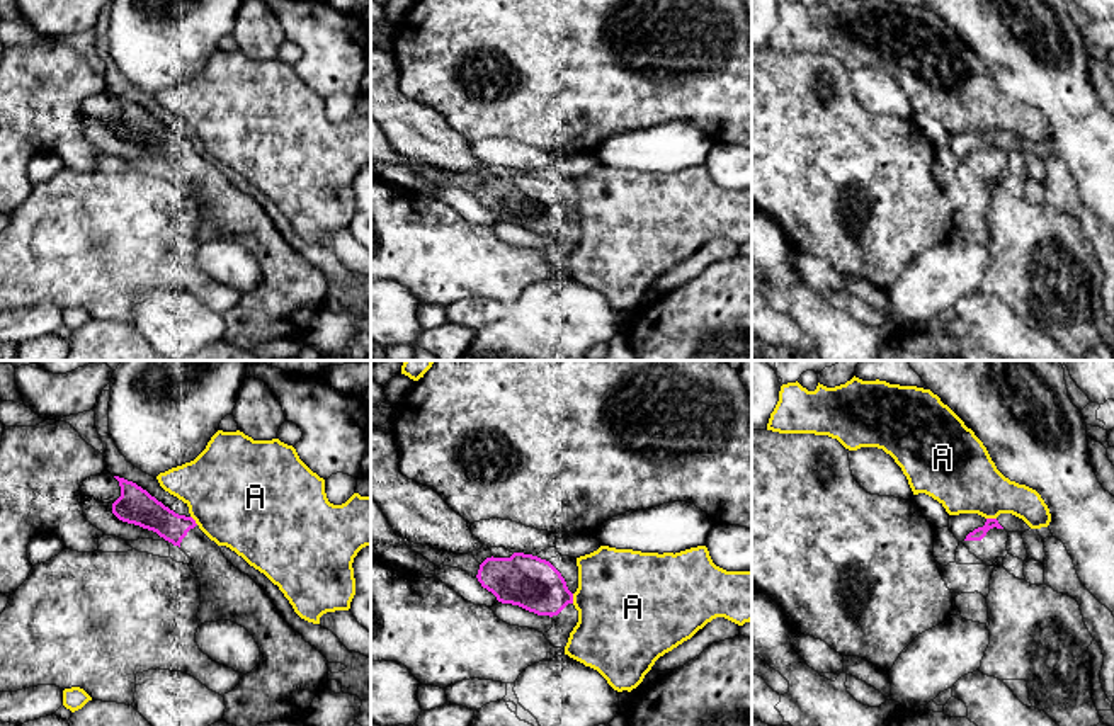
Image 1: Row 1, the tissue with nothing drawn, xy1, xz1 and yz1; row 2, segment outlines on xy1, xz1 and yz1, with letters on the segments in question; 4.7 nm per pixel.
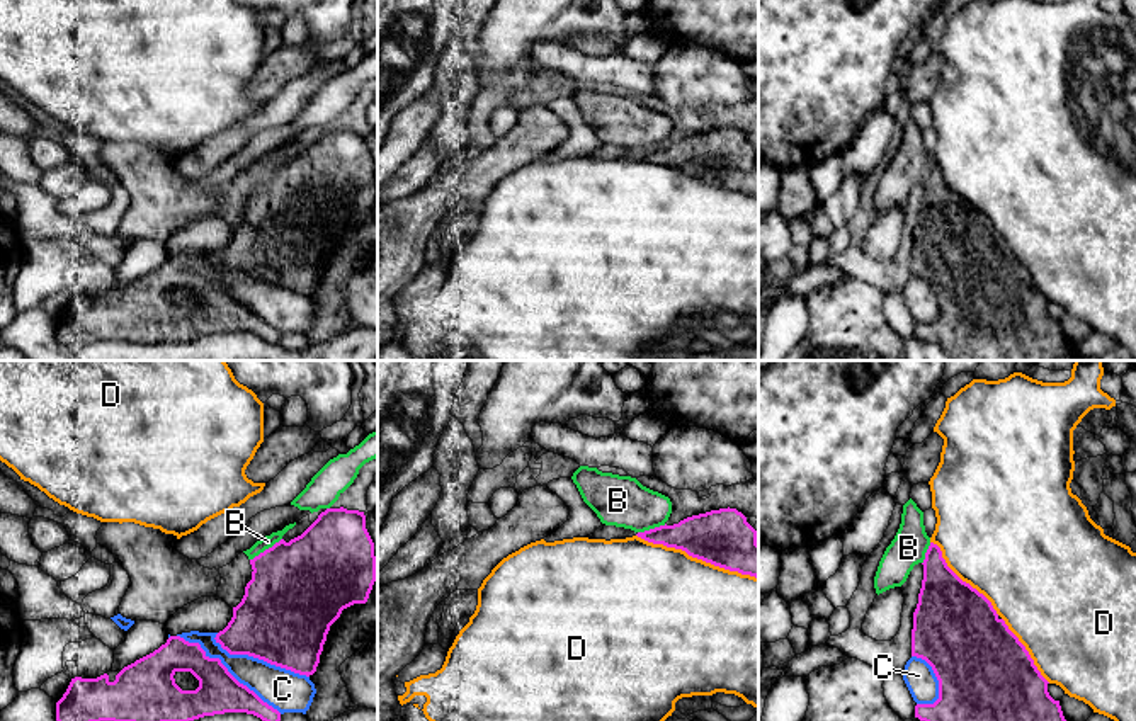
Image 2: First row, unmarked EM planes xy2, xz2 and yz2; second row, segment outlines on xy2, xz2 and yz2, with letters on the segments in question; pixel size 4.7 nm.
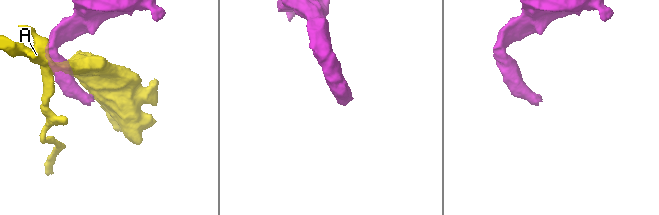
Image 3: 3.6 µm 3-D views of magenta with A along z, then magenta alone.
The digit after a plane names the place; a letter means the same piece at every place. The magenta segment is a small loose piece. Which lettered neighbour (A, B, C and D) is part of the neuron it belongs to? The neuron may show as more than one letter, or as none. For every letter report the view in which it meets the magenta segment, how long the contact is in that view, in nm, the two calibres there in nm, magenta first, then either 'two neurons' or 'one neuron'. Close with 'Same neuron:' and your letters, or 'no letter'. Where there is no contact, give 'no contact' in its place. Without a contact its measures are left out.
A: meets magenta in xz1; contact 50 nm long; 260 nm thick on the magenta side, 460 nm on the other; two neurons
B: meets magenta in xy2; contact 190 nm long; 460 nm thick on the magenta side, 60 nm on the other; two neurons
C: meets magenta in xy2; contact 600 nm long; 200 nm thick on the magenta side, 180 nm on the other; two neurons
D: meets magenta in xz2; contact 600 nm long; 280 nm thick on the magenta side, 500 nm on the other; two neurons
Same neuron: no letter

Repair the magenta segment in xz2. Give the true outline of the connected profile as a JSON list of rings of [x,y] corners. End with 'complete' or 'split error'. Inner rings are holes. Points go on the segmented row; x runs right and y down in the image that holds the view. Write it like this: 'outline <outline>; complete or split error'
outline [[[736,508],[711,510],[636,536],[653,544],[682,549],[714,566],[758,578],[757,531]]]; complete

